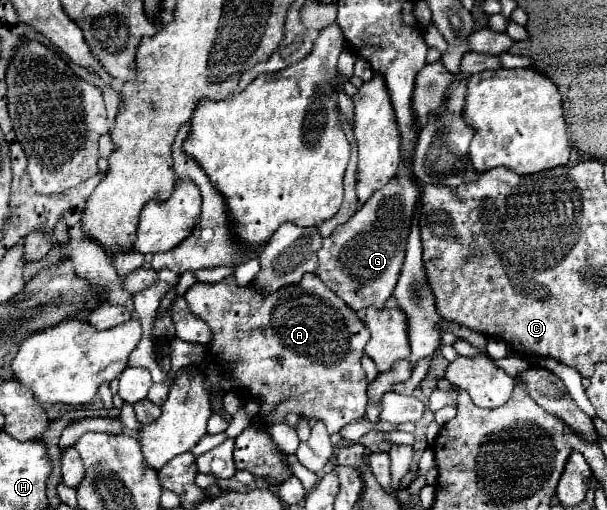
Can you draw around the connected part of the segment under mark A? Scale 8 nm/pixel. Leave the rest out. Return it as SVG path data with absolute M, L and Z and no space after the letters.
M305 274L303 280L299 284L293 284L289 288L281 288L279 292L263 298L257 290L253 288L239 288L233 280L233 276L227 276L225 280L221 282L215 282L215 284L193 284L187 292L185 292L185 300L191 308L191 312L199 318L203 318L209 328L213 330L213 342L209 344L213 350L215 350L215 356L217 356L217 362L221 366L223 372L231 374L239 384L241 384L241 394L243 396L251 396L251 398L259 398L261 400L261 410L259 410L259 418L261 422L265 424L265 432L269 434L269 424L271 422L285 422L285 414L287 412L295 412L299 416L305 416L305 418L317 418L317 420L323 420L327 424L327 432L329 434L335 434L339 432L345 424L349 422L355 422L359 418L365 416L365 406L367 406L367 376L361 368L361 356L363 356L363 348L365 348L365 342L369 340L369 332L365 330L363 322L357 318L357 314L337 296L333 294L315 274Z

